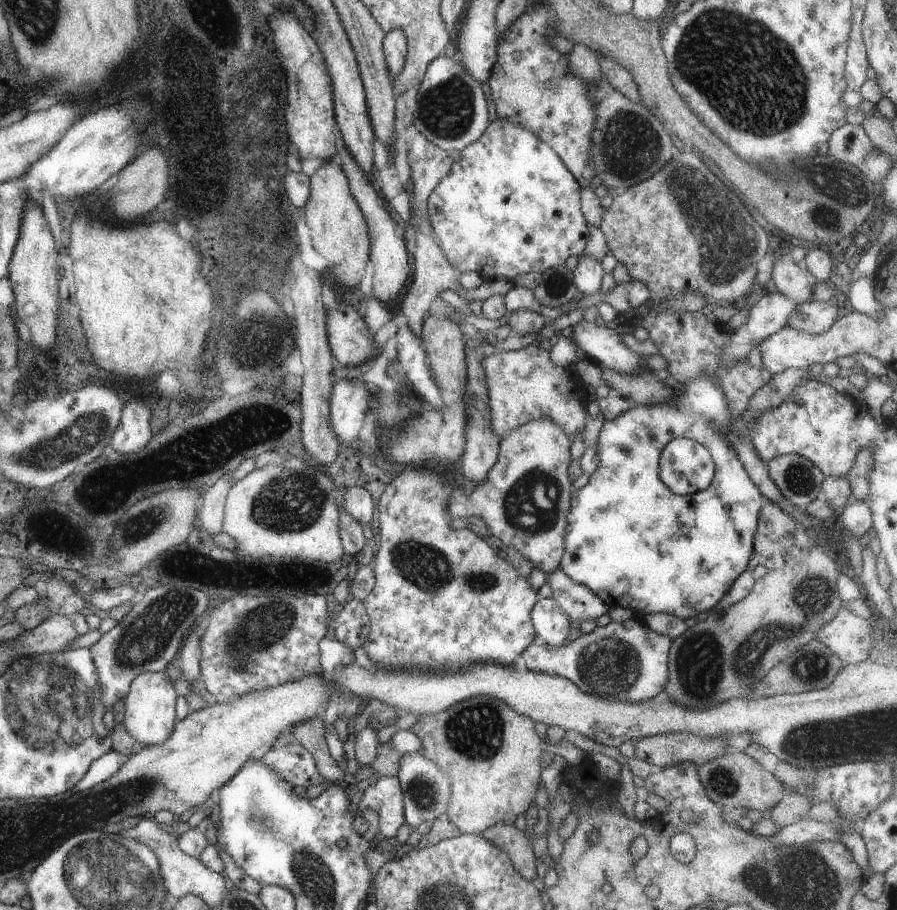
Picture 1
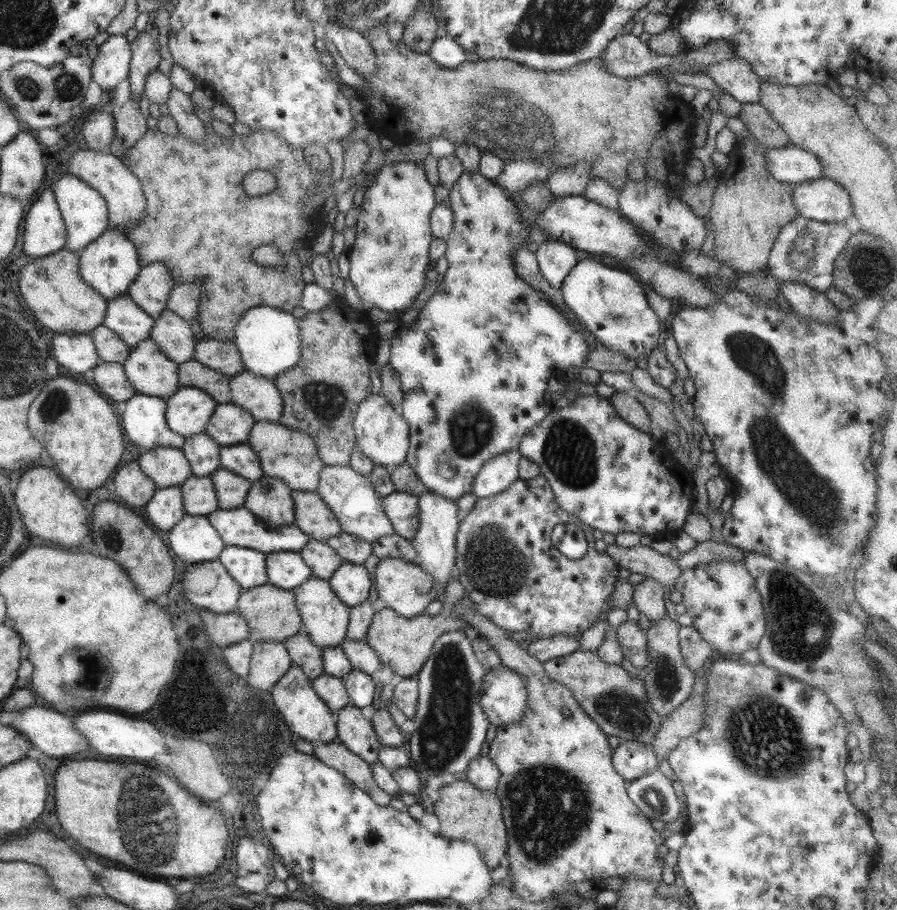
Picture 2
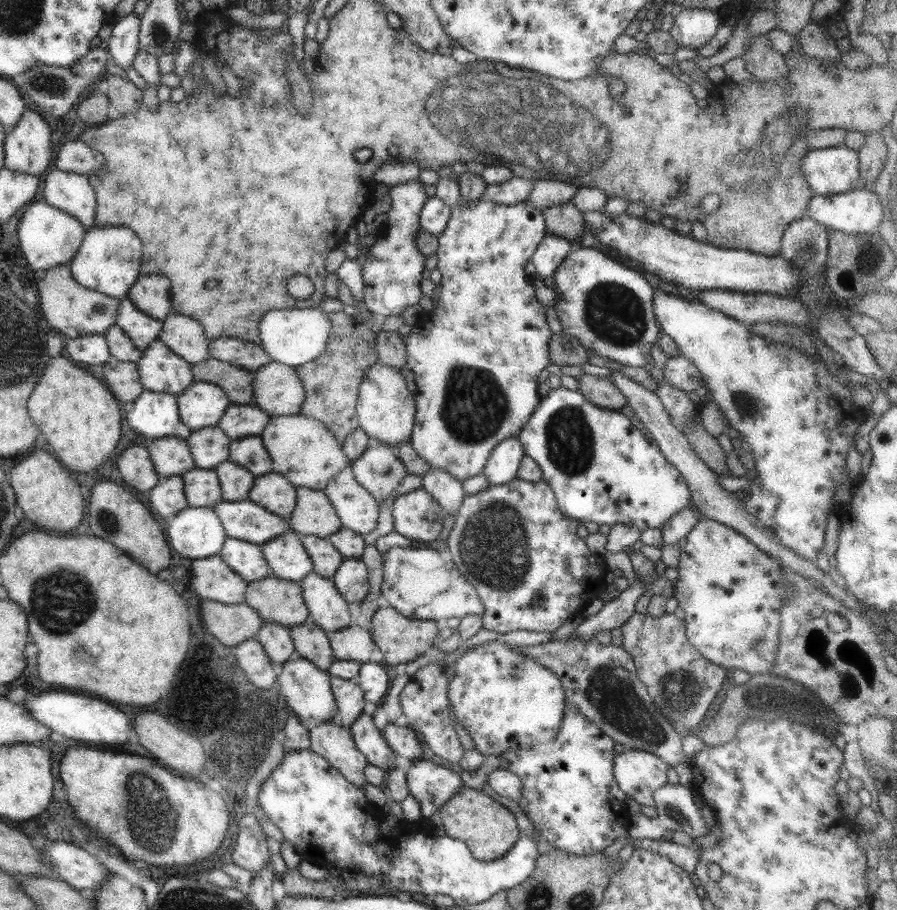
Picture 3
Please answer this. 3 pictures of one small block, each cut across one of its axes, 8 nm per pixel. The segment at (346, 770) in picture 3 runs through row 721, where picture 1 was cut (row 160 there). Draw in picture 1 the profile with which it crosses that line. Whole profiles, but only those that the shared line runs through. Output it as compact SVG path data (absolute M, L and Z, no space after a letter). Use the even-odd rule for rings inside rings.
M337 159L324 162L311 177L311 192L304 208L317 257L328 261L327 268L332 273L333 282L346 286L346 290L356 290L369 261L370 241L366 220L352 197Z

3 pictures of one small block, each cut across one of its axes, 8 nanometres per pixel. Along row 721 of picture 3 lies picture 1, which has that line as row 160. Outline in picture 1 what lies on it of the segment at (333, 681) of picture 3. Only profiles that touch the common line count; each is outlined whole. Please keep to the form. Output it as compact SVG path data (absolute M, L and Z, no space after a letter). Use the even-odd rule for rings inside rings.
M346 144L340 154L336 155L336 159L340 164L341 170L345 173L349 190L352 197L356 200L358 207L361 209L362 215L367 223L369 235L369 260L374 265L374 277L372 278L372 296L378 303L386 306L393 306L397 296L404 290L408 276L410 276L410 256L406 248L406 240L403 238L402 231L390 210L386 208L387 203L384 196L380 195L376 188L371 184L370 177L360 167L360 164L353 158L352 152L347 148Z

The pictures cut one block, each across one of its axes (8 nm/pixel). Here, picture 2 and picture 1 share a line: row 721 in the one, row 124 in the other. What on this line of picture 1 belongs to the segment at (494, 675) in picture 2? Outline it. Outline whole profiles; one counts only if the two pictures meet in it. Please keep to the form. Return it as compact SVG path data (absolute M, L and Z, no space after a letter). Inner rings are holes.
M507 119L492 120L478 140L466 146L460 151L460 160L453 162L450 173L432 190L428 198L427 210L431 218L432 231L434 232L437 244L443 251L444 257L450 262L452 269L460 274L465 272L479 273L483 281L496 278L504 278L513 281L516 276L526 273L544 273L551 267L564 265L570 256L581 256L586 244L590 239L591 228L584 219L581 204L582 186L576 181L572 172L564 165L560 156L546 142L534 135L531 131L522 126L508 122Z

